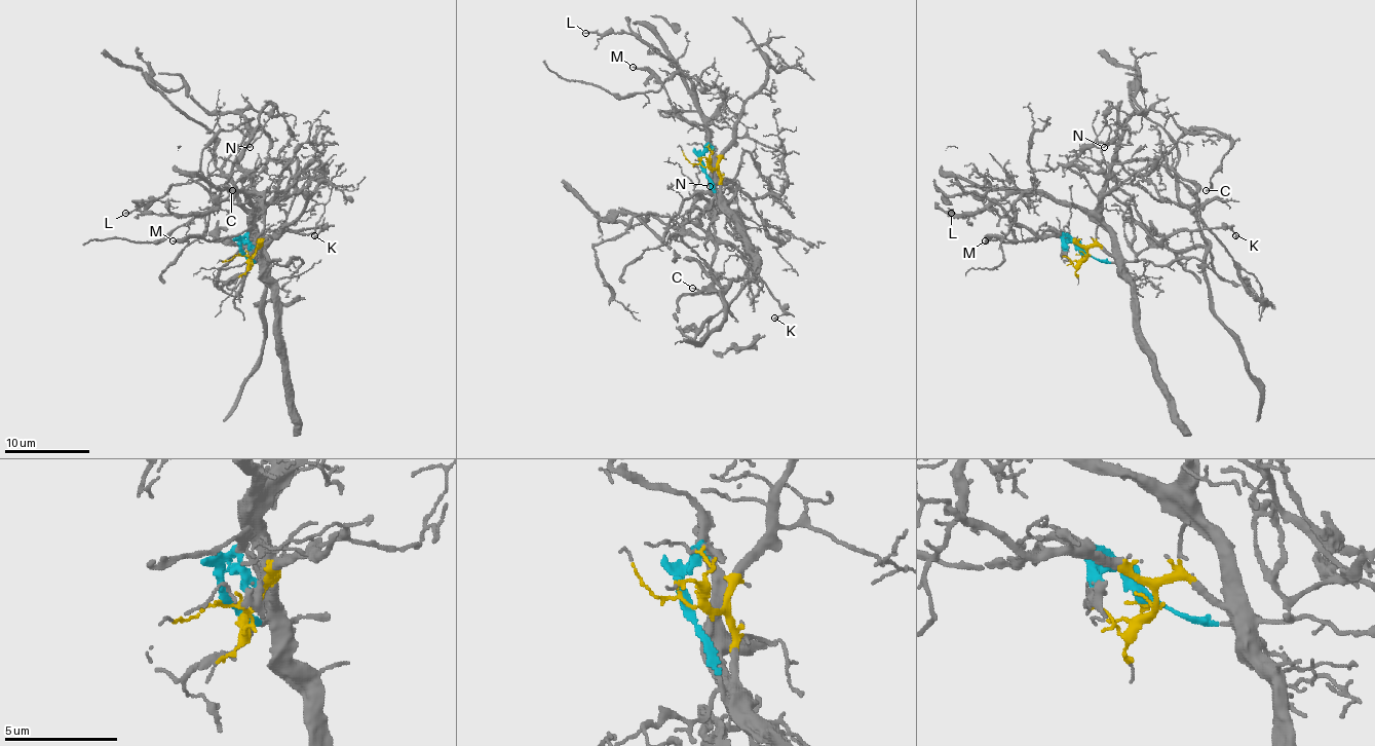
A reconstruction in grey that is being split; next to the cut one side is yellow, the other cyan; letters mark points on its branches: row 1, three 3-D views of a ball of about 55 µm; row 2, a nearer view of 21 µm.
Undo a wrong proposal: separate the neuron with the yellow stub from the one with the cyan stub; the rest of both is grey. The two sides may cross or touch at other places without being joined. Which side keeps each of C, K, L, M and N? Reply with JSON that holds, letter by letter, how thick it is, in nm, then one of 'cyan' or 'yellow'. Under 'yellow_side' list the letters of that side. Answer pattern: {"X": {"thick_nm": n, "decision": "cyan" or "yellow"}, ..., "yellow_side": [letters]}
{"C": {"thick_nm": 110, "decision": "yellow"}, "K": {"thick_nm": 150, "decision": "yellow"}, "L": {"thick_nm": 140, "decision": "yellow"}, "M": {"thick_nm": 200, "decision": "cyan"}, "N": {"thick_nm": 100, "decision": "yellow"}, "yellow_side": ["C", "K", "L", "N"]}

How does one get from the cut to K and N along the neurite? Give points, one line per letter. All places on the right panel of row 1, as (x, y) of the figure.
K: (1084, 254), (1093, 246), (1112, 250), (1112, 228), (1101, 212), (1105, 194), (1154, 239), (1220, 226), (1235, 234)
N: (1084, 254), (1093, 246), (1112, 250), (1101, 200), (1122, 133), (1118, 105), (1105, 117), (1103, 147)

